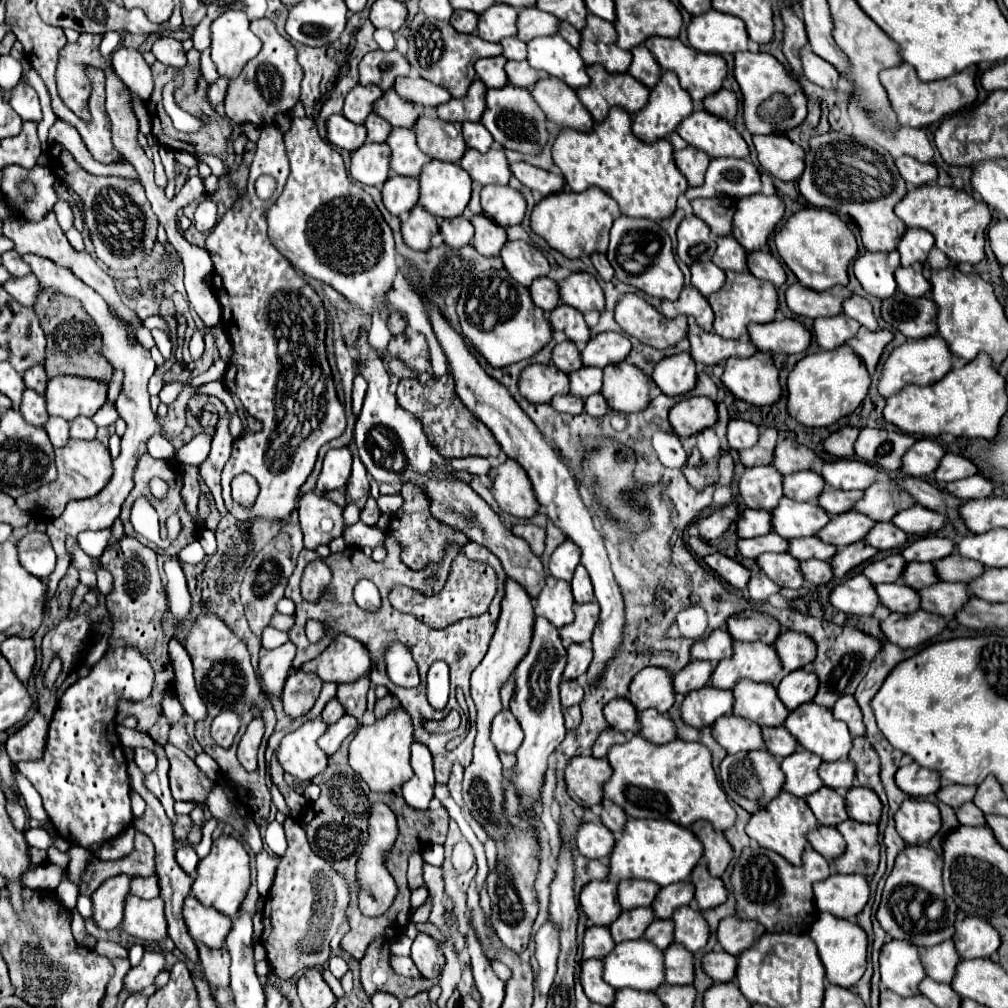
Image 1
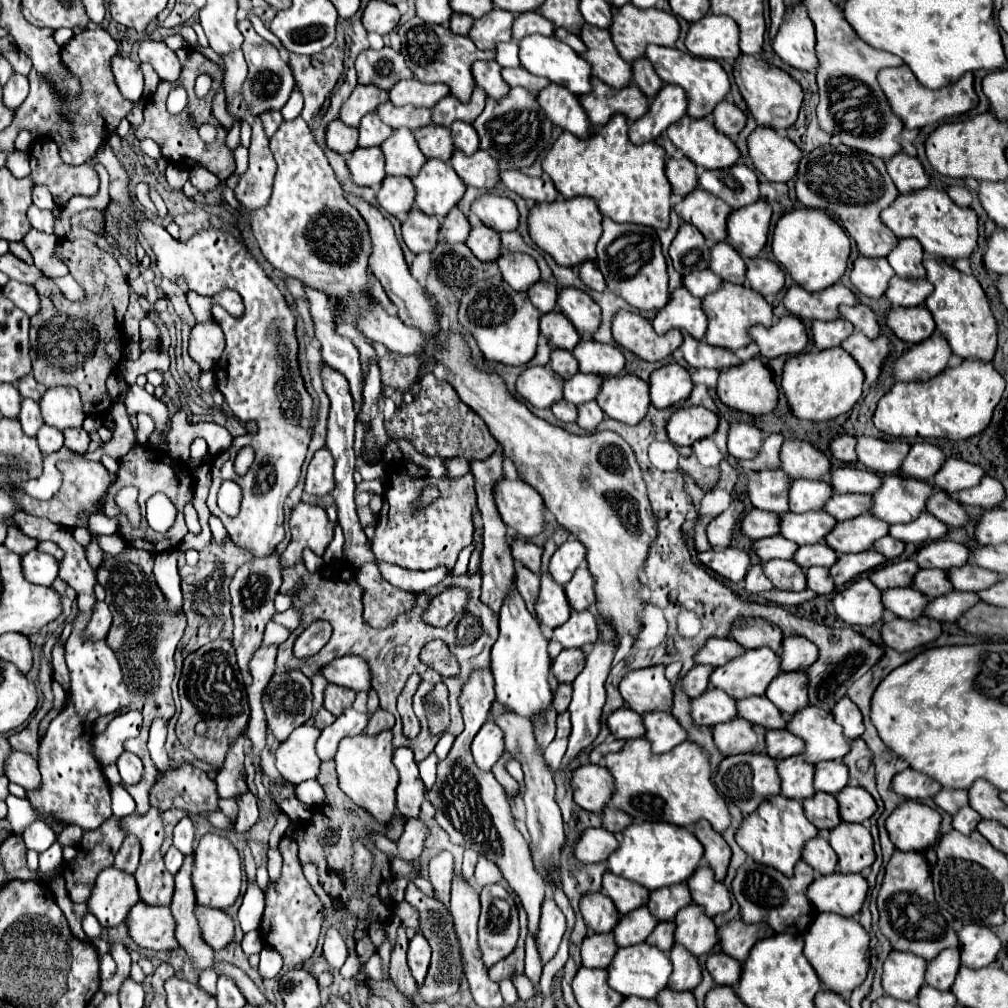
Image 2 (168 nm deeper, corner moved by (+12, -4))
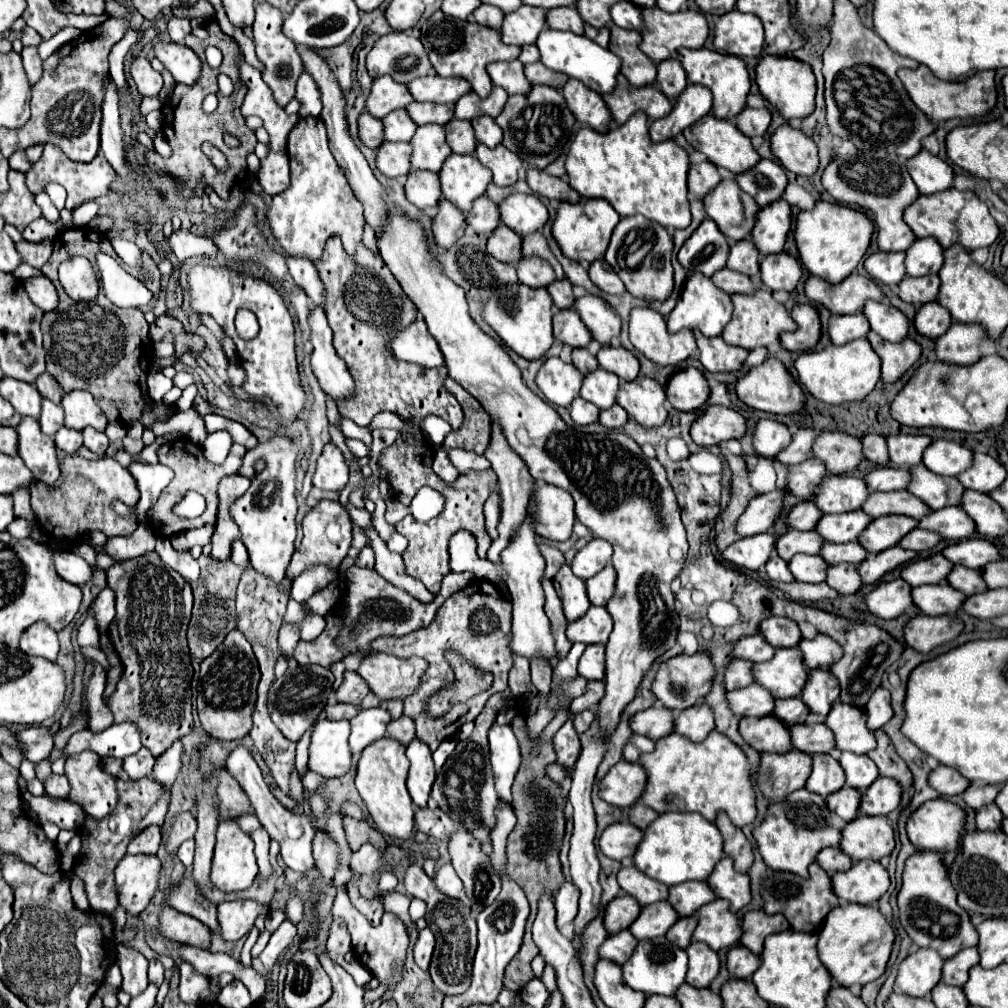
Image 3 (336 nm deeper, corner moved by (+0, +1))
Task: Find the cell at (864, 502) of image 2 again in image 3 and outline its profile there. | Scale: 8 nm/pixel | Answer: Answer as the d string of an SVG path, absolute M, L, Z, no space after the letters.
M896 490L896 492L870 492L866 502L862 504L862 510L872 516L886 516L886 514L904 514L920 520L920 516L926 516L930 508L924 508L916 496L912 496L906 490Z

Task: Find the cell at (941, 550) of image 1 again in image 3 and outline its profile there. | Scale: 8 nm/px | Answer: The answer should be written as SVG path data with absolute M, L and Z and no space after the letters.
M966 538L946 546L942 550L942 556L952 564L962 564L966 568L982 570L988 562L998 560L998 548L984 538Z

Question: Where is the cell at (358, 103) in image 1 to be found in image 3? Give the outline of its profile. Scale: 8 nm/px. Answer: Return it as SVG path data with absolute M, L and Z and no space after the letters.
M382 76L372 82L370 96L366 98L366 112L370 112L374 118L384 118L388 112L404 108L412 100L414 98L404 84L394 82L390 76Z

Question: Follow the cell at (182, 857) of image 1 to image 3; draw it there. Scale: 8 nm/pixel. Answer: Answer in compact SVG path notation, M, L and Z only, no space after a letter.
M186 840L180 848L178 848L178 858L180 862L188 868L192 866L192 858L194 858L194 840Z

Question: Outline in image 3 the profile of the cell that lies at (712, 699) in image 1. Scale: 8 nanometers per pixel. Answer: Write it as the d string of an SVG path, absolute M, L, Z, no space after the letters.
M758 684L726 692L726 698L732 712L736 712L738 716L768 716L774 708L774 698Z

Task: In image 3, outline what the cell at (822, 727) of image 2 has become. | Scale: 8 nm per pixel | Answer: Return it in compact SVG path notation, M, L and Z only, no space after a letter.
M834 702L824 724L834 732L834 740L836 740L838 750L866 754L872 748L876 748L874 734L866 728L864 710L860 710L852 704Z

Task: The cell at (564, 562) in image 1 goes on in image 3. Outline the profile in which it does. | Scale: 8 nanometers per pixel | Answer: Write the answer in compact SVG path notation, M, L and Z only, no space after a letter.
M594 538L582 550L576 552L572 560L572 572L578 578L588 580L610 562L610 556L612 556L612 546L602 538Z

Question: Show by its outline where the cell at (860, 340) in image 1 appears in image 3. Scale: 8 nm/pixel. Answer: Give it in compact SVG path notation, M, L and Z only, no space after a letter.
M868 332L866 338L882 360L882 382L896 382L920 358L922 352L910 338L904 338L902 342L886 342L876 336L876 332Z

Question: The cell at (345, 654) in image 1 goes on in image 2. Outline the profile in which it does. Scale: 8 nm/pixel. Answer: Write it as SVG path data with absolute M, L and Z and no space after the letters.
M344 655L340 659L334 659L322 669L322 675L334 685L342 685L354 691L372 689L370 667L362 657L356 657L356 655Z

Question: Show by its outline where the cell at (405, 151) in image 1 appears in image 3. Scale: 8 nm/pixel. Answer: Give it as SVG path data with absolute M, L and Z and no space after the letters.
M438 124L418 126L410 144L412 144L410 164L414 170L440 172L444 160L452 152L444 140L444 128Z

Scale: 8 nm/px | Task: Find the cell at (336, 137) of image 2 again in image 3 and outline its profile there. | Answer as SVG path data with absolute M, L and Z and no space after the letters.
M368 112L360 114L360 118L358 118L358 138L360 138L362 144L366 144L368 148L376 150L378 144L384 140L382 130L384 130L384 126L380 124L378 118L370 116Z

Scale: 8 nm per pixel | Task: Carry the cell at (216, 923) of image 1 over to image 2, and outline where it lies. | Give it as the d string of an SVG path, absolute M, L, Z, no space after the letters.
M196 905L196 917L204 935L204 941L220 951L234 939L234 921L228 913L204 905Z

